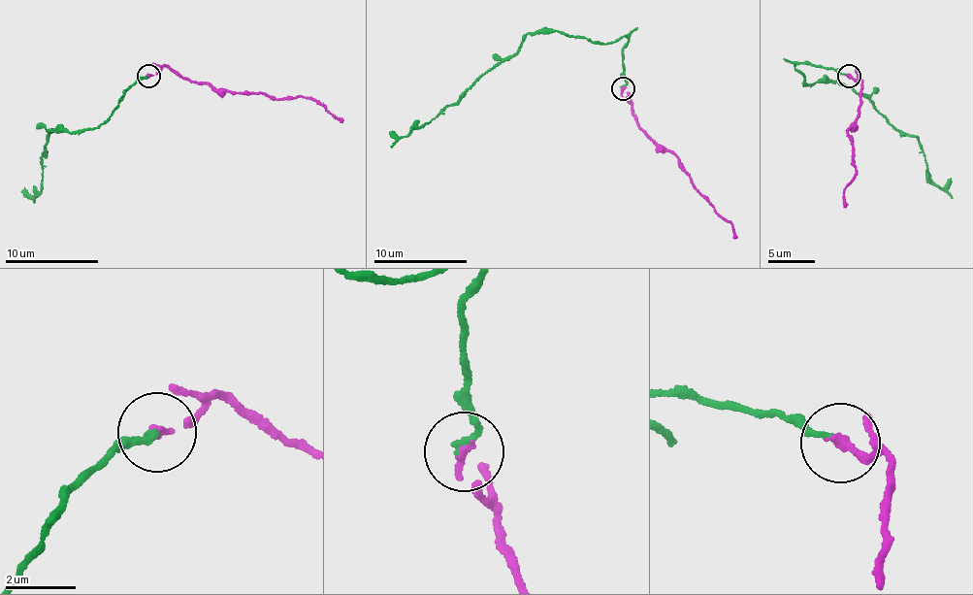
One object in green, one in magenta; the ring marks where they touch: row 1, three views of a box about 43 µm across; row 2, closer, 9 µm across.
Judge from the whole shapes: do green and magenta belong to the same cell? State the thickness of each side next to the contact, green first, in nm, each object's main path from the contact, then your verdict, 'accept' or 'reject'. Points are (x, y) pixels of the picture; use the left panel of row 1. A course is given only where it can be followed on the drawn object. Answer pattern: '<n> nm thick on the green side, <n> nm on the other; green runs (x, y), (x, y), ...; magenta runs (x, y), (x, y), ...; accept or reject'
150 nm thick on the green side, 240 nm on the other; green runs (147, 76), (122, 91), (112, 116), (93, 128), (48, 130), (43, 189), (36, 195), (21, 190); magenta runs (147, 76), (164, 66), (191, 82), (233, 91), (275, 99), (302, 96), (325, 105), (330, 115), (342, 121); accept

